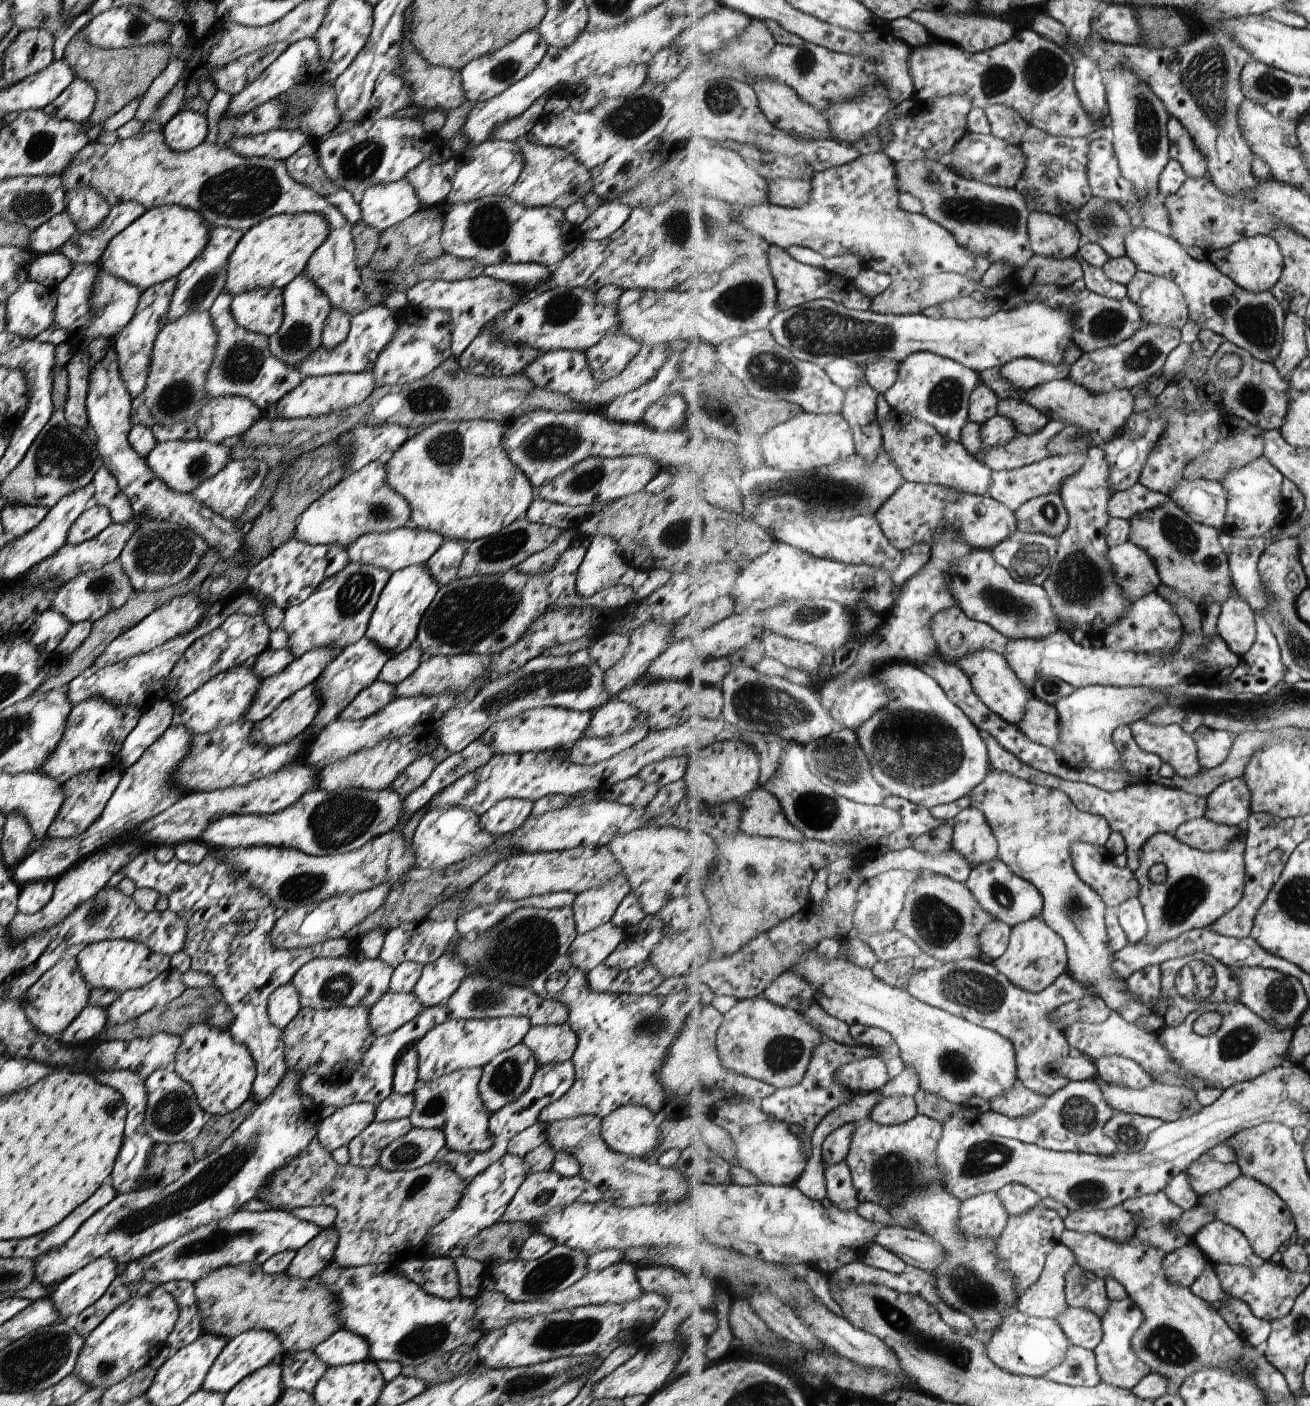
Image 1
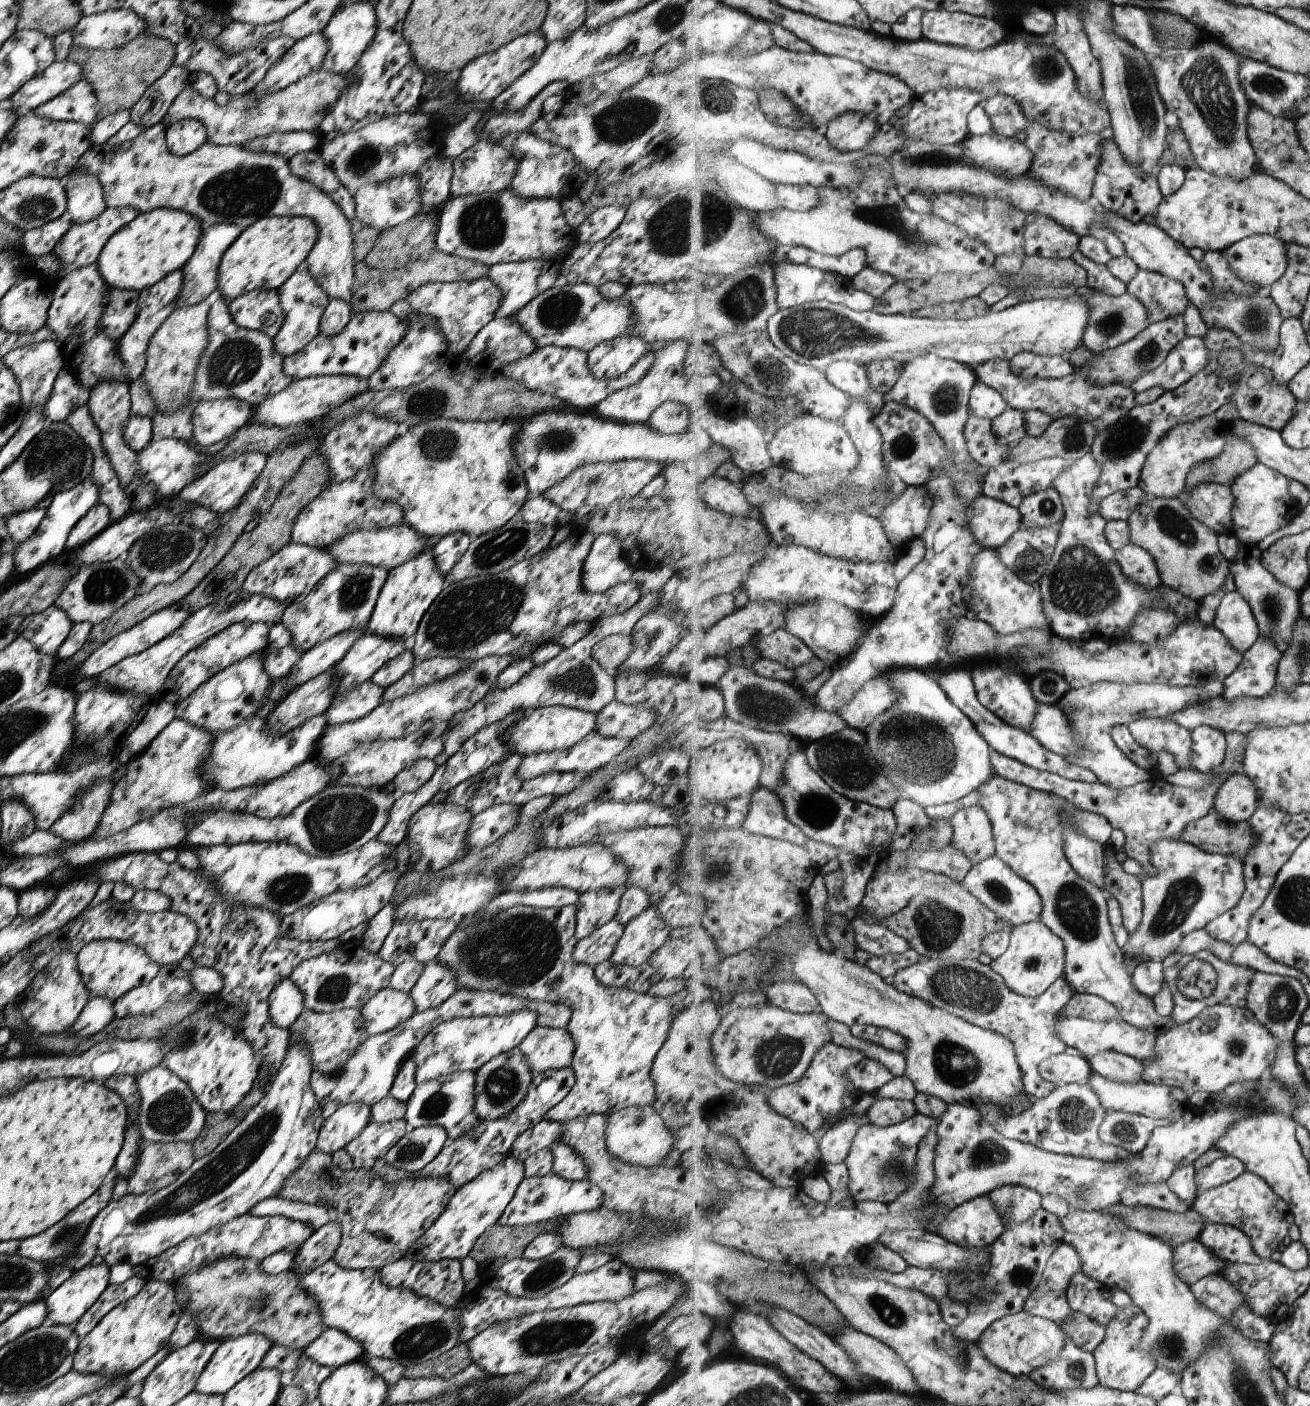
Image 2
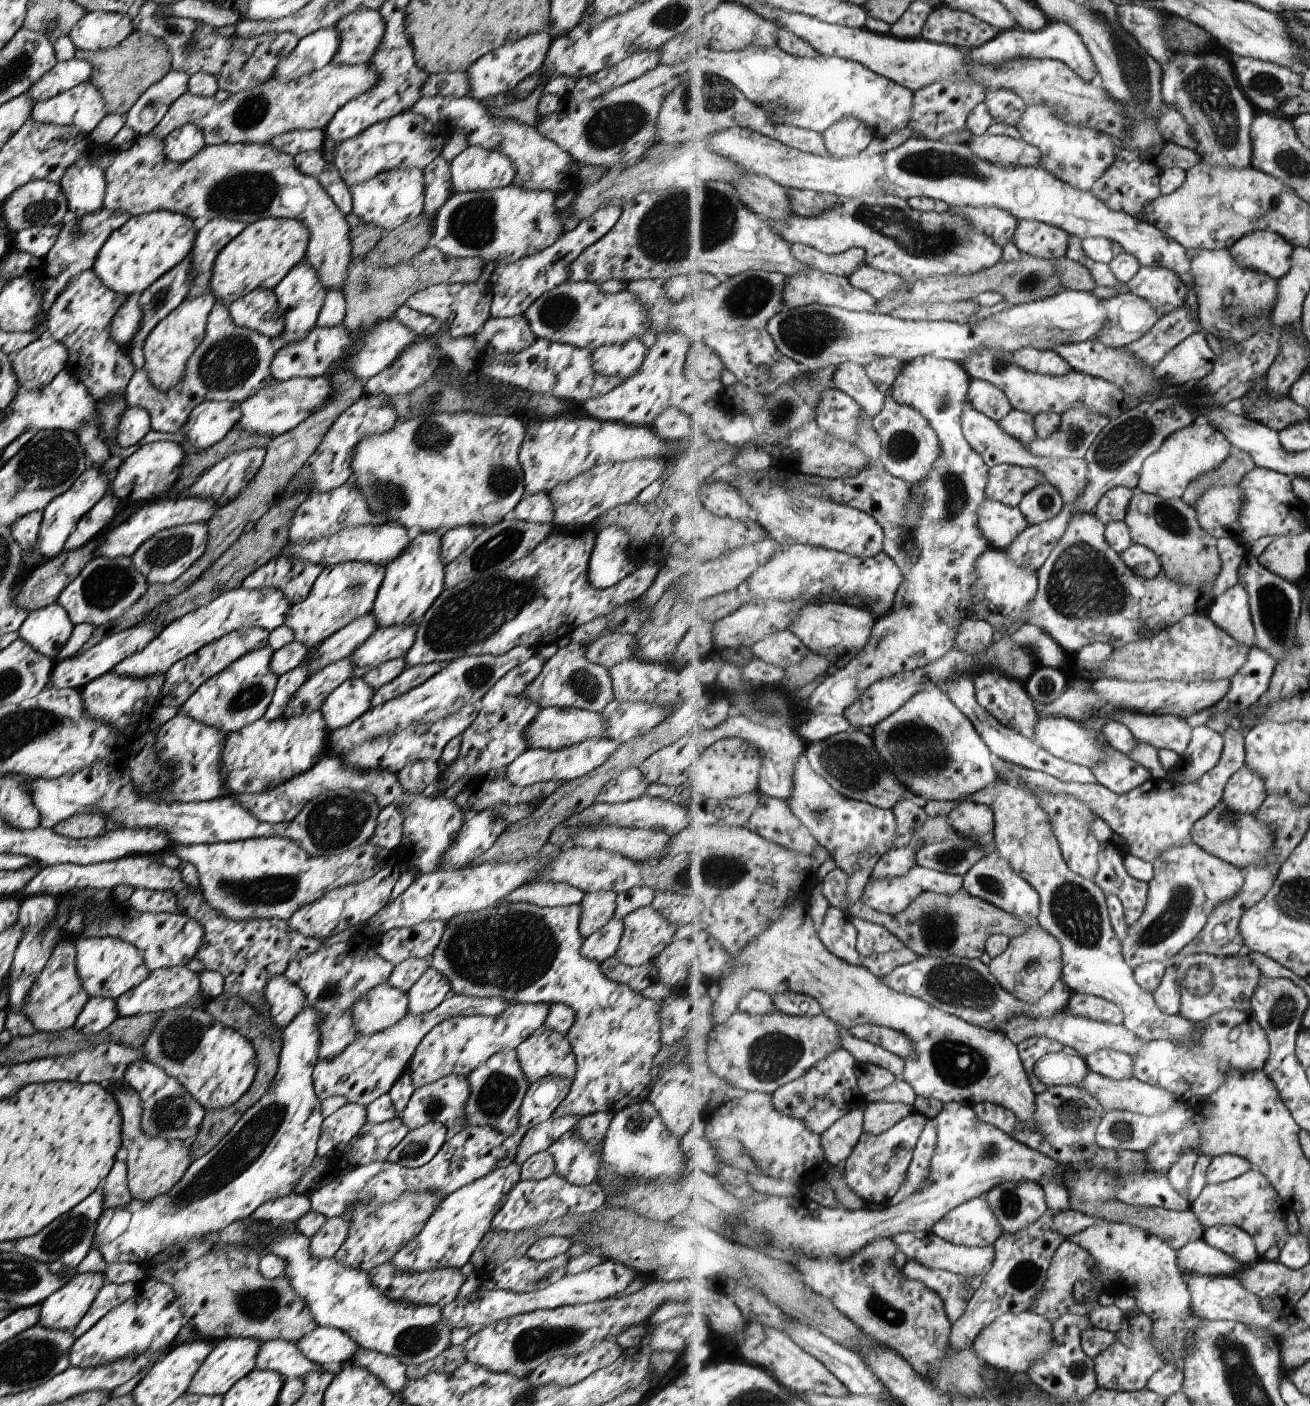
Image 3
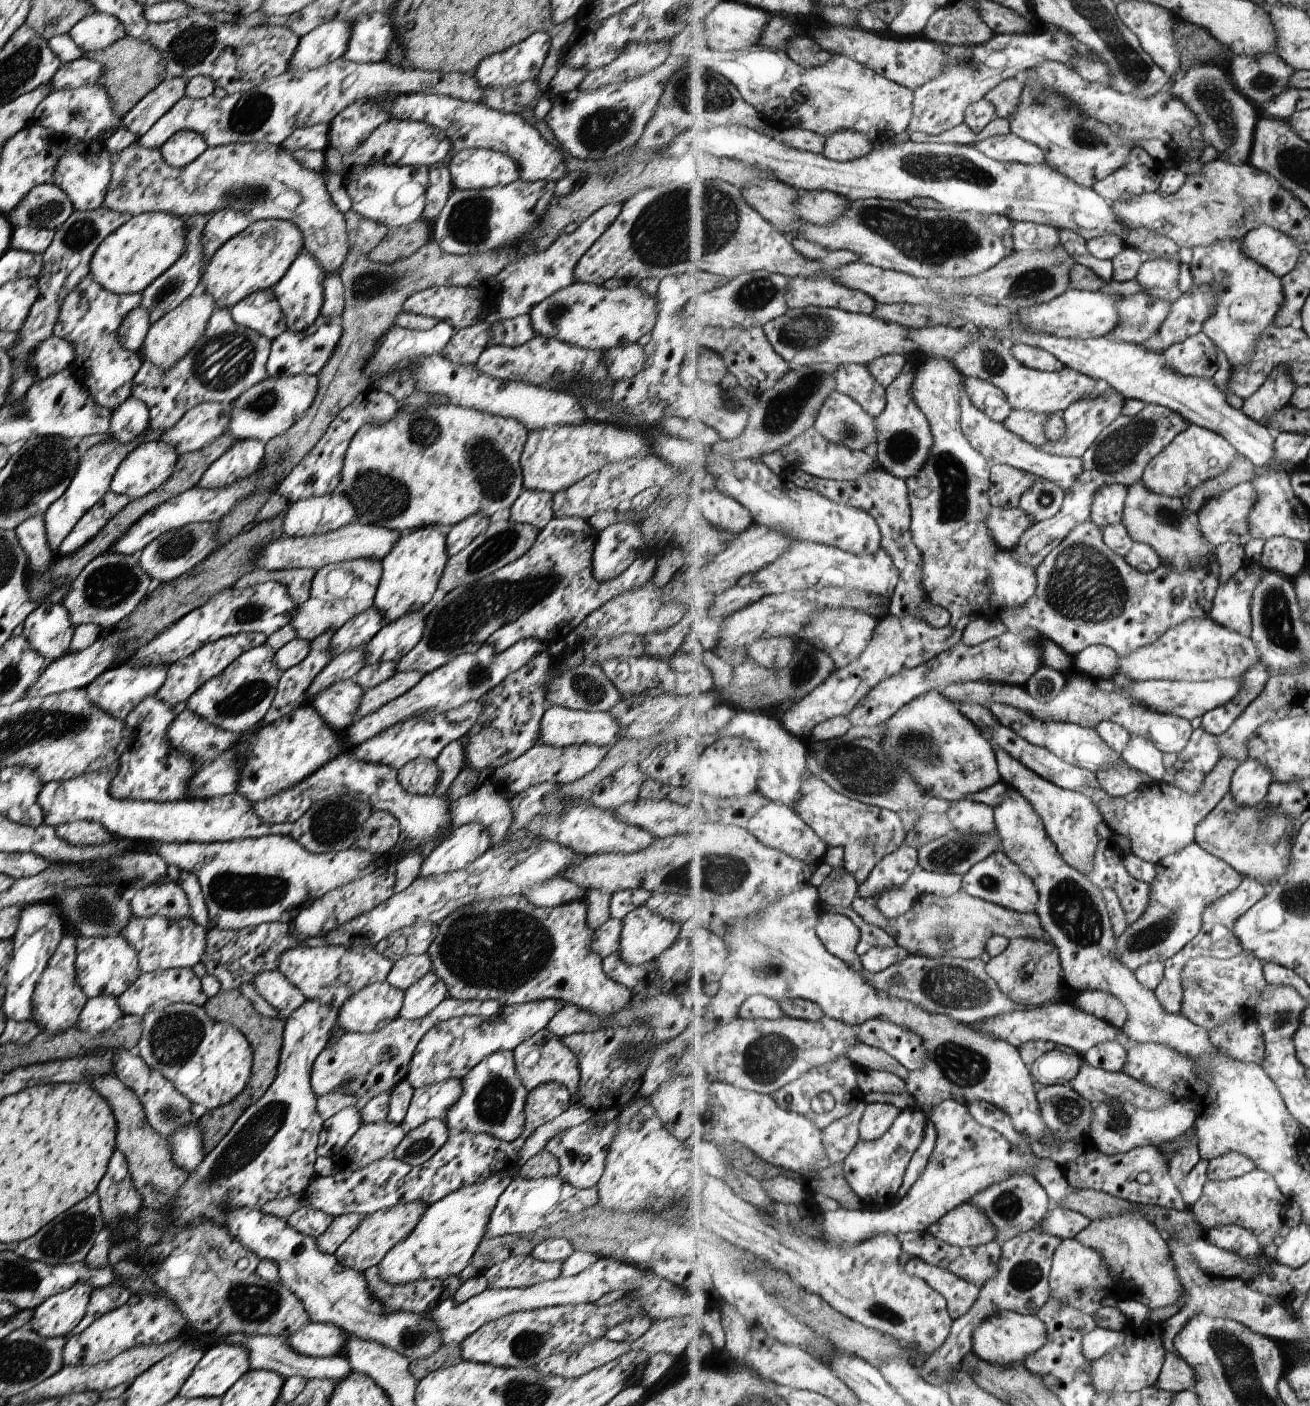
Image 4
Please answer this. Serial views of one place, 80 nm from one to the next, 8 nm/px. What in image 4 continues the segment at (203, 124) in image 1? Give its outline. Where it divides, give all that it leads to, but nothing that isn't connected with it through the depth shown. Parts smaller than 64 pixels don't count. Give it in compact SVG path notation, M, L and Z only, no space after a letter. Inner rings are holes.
M178 130L158 149L162 159L169 166L180 169L194 161L207 147L204 138L198 132Z

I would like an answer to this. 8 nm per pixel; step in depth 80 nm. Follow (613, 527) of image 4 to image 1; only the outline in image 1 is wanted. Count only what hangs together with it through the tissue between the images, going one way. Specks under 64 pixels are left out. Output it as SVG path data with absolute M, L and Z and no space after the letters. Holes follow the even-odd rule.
M593 535L576 572L575 590L590 597L615 585L630 587L637 570L621 559L623 554L610 536Z

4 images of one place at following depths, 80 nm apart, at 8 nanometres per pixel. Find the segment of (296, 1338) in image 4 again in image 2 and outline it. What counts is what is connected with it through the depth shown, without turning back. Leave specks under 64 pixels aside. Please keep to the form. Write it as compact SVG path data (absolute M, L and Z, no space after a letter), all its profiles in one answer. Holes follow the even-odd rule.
M336 1329L323 1330L313 1342L309 1342L302 1353L323 1367L338 1368L343 1364L362 1359L363 1348L355 1341Z

